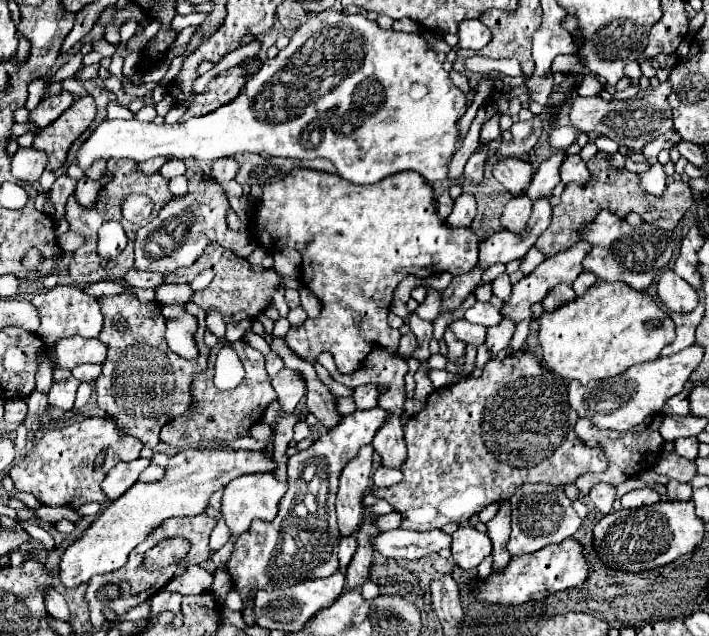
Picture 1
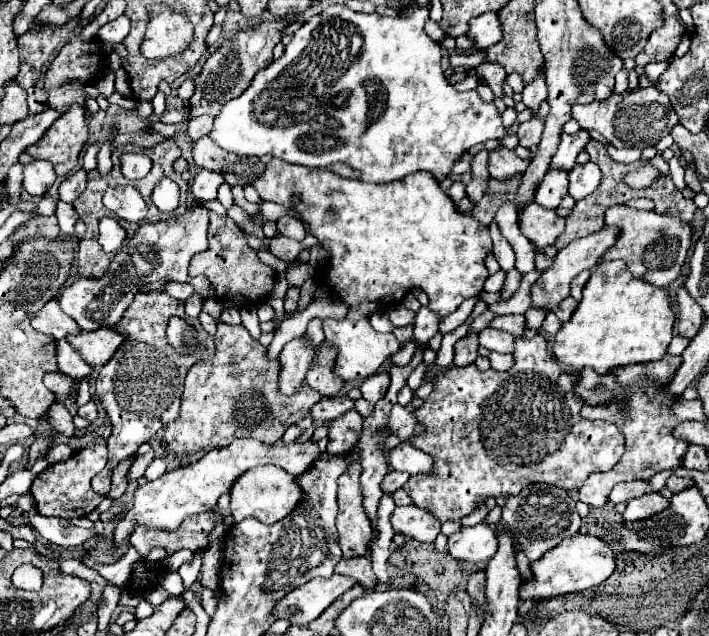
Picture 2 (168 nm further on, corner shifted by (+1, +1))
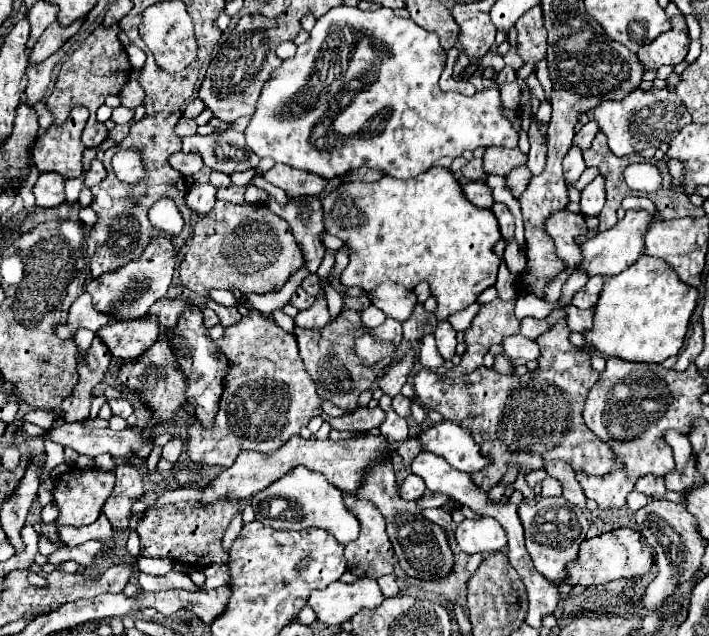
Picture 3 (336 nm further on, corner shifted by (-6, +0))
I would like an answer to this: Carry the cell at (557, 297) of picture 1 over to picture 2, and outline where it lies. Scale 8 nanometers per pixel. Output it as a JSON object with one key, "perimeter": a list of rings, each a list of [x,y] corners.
{"perimeter":[[[568,296],[566,300],[562,300],[562,304],[558,304],[558,308],[556,308],[556,316],[560,318],[560,322],[570,320],[570,316],[572,316],[574,310],[576,310],[576,306],[578,306],[578,302],[576,302],[572,296]]]}

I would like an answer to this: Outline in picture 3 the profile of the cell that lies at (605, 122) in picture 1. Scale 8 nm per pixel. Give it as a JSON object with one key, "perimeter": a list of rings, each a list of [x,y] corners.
{"perimeter":[[[635,89],[621,101],[603,101],[597,105],[597,109],[591,111],[591,115],[597,121],[599,131],[607,135],[609,149],[617,157],[669,143],[687,123],[691,123],[691,115],[687,113],[685,105],[681,105],[681,99],[669,89]]]}

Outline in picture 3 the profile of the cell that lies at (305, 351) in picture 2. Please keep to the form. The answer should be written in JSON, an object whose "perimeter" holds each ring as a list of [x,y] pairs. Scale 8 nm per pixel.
{"perimeter":[[[317,299],[309,309],[299,311],[295,317],[295,325],[301,329],[323,329],[329,323],[329,313],[327,313],[327,301]]]}

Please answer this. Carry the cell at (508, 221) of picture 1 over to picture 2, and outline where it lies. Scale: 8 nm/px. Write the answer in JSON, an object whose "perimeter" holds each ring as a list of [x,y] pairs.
{"perimeter":[[[532,202],[522,210],[520,230],[538,248],[554,246],[556,238],[564,232],[564,216],[556,214],[556,210],[546,210]]]}

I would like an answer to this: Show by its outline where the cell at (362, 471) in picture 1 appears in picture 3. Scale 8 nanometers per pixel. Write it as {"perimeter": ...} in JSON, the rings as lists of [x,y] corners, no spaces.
{"perimeter":[[[345,493],[345,505],[349,505],[349,509],[353,509],[353,515],[357,517],[357,521],[361,521],[361,533],[359,533],[357,541],[351,541],[349,545],[345,545],[347,567],[351,569],[351,573],[357,573],[359,577],[371,577],[371,579],[379,579],[387,573],[393,573],[393,561],[391,561],[393,547],[385,533],[385,519],[379,513],[379,509],[371,501],[357,499],[355,493]]]}

